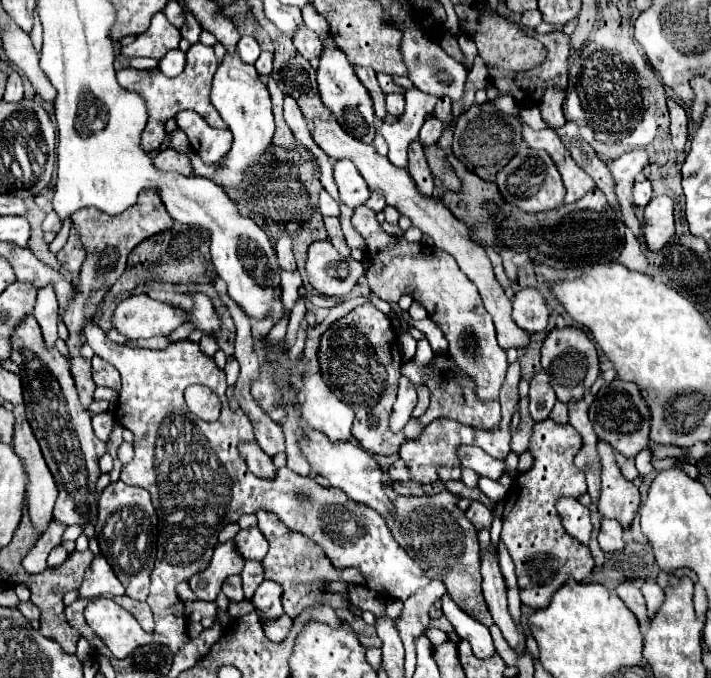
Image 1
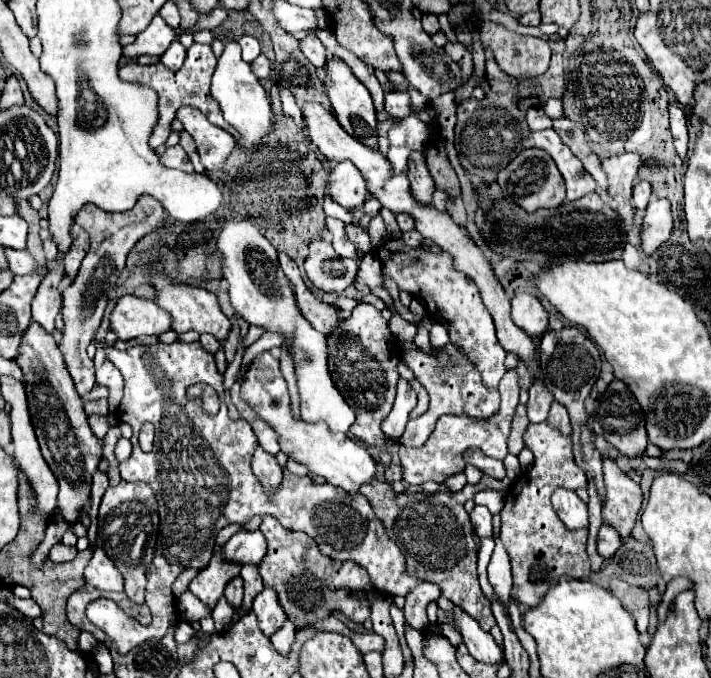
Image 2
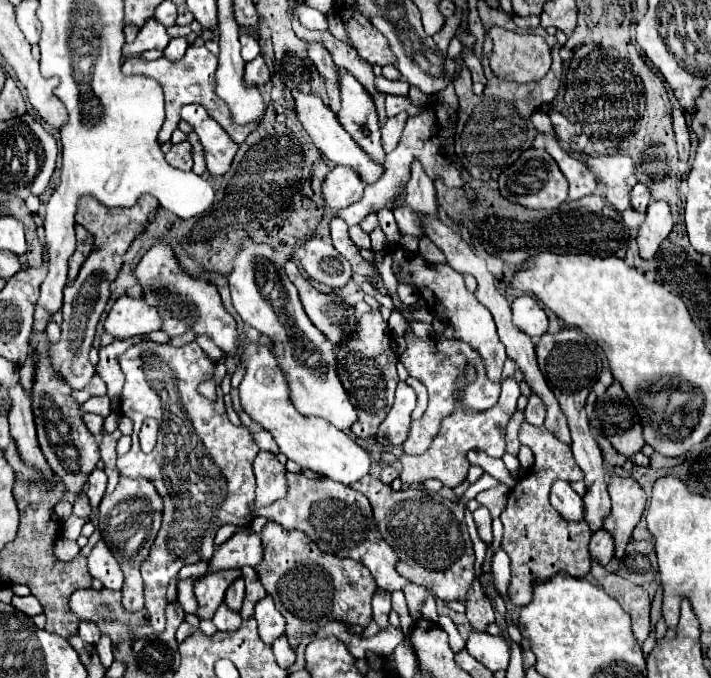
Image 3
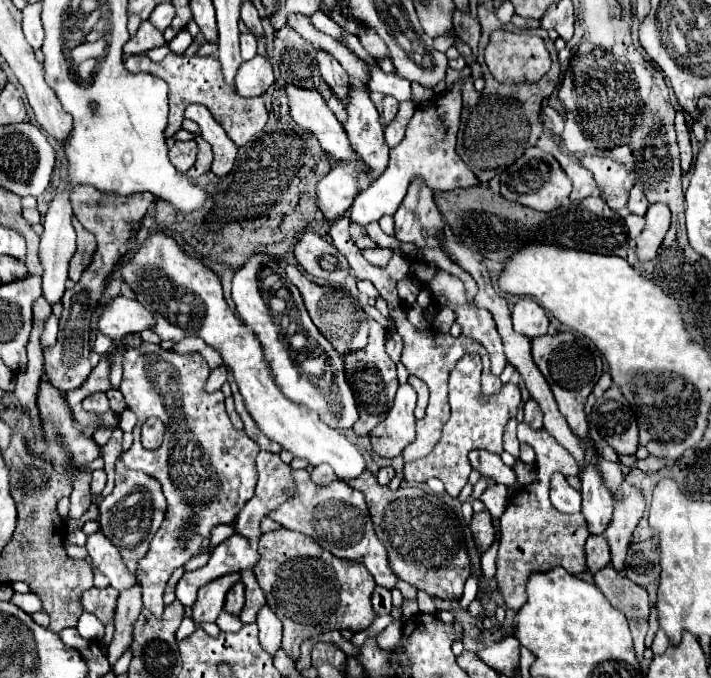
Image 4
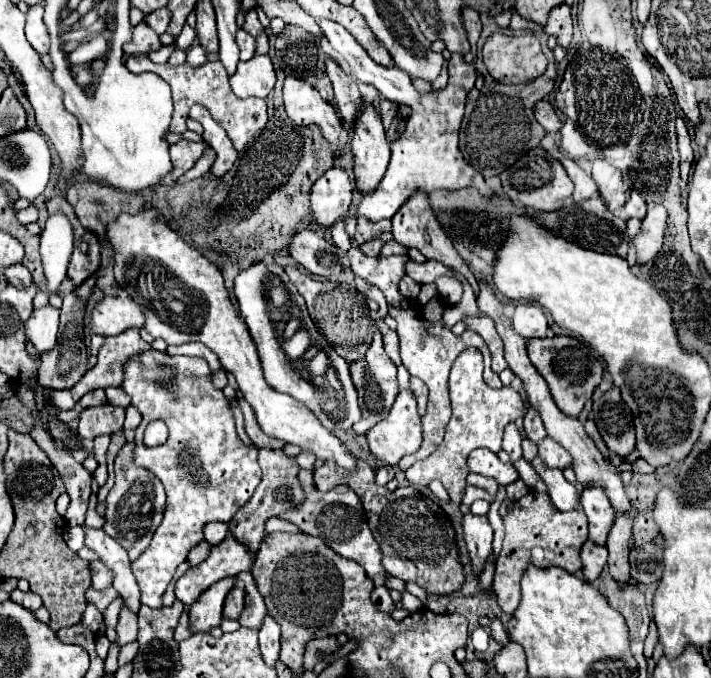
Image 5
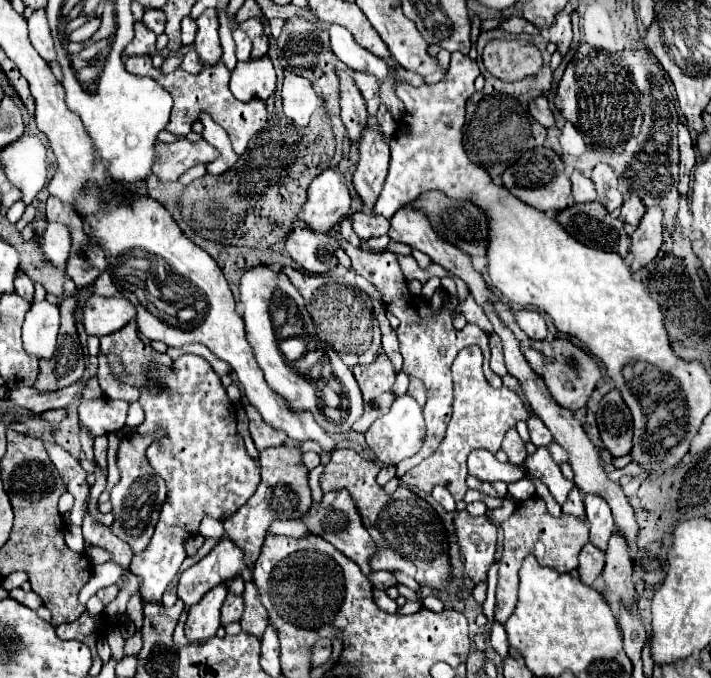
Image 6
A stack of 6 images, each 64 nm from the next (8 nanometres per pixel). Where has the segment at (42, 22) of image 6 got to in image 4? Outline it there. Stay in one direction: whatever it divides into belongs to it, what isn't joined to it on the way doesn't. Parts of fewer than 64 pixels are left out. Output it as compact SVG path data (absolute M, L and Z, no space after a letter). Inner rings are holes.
M40 2L26 4L22 10L22 30L32 48L40 48L44 40L44 30L40 22Z

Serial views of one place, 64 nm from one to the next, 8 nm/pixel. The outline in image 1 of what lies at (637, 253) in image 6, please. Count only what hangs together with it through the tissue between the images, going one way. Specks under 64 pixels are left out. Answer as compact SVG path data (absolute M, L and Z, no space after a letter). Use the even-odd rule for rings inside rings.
M654 196L644 212L644 238L650 250L662 250L674 236L674 202L670 196Z

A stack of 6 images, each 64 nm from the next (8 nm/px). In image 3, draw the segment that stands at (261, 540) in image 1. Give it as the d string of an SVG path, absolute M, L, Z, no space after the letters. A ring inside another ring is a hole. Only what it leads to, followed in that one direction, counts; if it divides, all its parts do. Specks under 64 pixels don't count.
M240 528L230 540L226 540L210 560L214 570L228 570L228 568L242 568L242 566L256 566L262 560L264 548L260 542L260 534Z

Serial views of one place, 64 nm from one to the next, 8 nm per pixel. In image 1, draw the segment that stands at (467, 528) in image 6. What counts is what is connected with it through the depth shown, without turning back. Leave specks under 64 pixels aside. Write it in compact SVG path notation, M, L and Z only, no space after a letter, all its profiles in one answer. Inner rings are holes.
M478 500L470 502L470 508L468 508L466 514L468 514L468 520L472 520L472 524L476 524L478 530L482 526L490 526L490 522L492 522L492 510Z

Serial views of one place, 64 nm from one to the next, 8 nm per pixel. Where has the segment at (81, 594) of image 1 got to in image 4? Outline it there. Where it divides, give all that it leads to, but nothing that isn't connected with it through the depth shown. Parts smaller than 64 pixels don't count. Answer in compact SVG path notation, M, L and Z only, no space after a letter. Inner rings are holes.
M102 532L88 536L86 550L88 550L88 556L92 560L92 566L110 580L112 588L124 590L124 588L130 588L134 584L132 574L128 572L128 568L120 560L118 548Z

